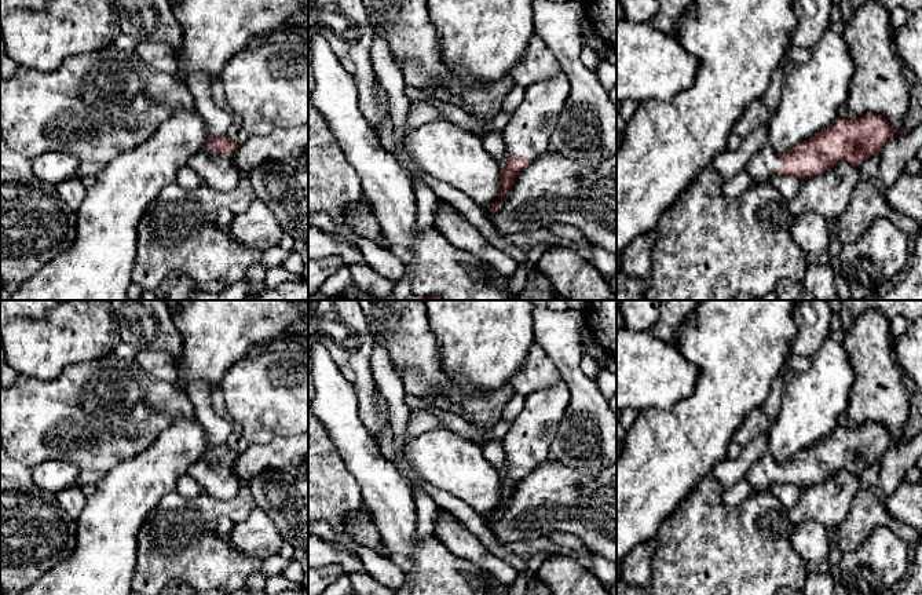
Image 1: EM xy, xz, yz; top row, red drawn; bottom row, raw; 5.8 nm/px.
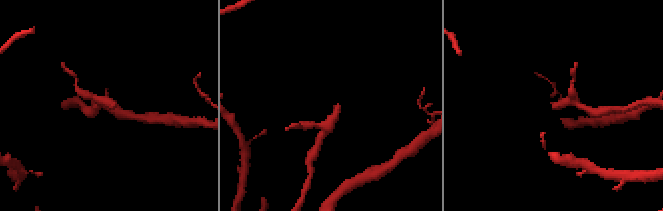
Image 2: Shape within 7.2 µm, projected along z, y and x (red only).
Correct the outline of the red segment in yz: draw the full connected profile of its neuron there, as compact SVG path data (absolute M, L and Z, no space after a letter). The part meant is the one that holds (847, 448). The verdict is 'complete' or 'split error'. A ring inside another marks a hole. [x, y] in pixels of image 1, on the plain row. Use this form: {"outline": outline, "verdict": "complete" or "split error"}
{"outline": "M874 421L856 428L835 426L830 435L784 463L776 463L769 453L762 455L750 466L744 479L753 493L761 493L773 483L811 486L841 470L860 475L871 464L879 463L893 442L889 430Z", "verdict": "split error"}

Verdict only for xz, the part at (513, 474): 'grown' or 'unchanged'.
grown

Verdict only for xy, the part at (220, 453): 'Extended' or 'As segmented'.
Extended

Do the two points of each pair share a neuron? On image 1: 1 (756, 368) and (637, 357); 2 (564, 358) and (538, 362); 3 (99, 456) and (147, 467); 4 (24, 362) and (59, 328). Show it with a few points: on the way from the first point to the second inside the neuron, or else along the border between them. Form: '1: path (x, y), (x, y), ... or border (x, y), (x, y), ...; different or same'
1: border (672, 343), (698, 371), (697, 384), (691, 395); different
2: border (534, 340), (551, 358), (563, 379); different
3: border (149, 445), (135, 455), (120, 460), (103, 474); different
4: path (32, 354), (51, 336); same

